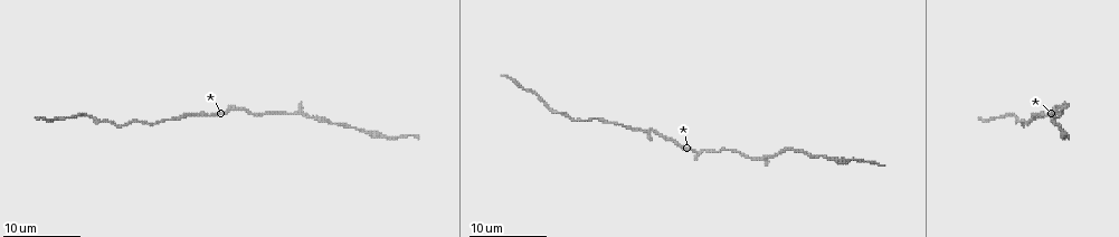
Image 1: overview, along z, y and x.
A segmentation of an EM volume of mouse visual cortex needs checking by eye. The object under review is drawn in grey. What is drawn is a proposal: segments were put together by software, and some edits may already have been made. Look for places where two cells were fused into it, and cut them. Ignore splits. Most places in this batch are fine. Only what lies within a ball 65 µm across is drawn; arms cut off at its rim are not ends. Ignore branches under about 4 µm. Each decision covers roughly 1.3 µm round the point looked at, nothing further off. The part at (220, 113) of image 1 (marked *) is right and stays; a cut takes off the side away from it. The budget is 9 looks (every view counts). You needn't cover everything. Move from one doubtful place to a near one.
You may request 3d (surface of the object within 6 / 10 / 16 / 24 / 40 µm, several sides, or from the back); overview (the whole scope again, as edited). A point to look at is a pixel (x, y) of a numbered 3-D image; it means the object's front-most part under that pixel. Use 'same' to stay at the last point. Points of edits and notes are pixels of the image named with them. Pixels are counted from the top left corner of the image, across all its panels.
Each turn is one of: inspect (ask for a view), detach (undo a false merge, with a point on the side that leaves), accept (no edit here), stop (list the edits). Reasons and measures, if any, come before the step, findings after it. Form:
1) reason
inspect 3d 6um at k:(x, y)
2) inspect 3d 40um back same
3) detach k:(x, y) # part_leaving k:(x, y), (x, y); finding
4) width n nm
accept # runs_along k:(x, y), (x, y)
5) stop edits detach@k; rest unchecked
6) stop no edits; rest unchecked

sudden change in width
inspect 3d 10um at 1:(1053, 109)

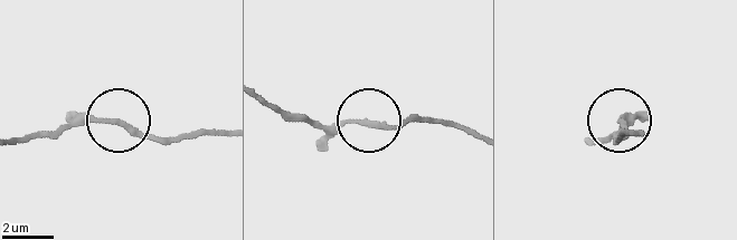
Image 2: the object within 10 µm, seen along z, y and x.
inspect 3d 6um at 2:(620, 123)

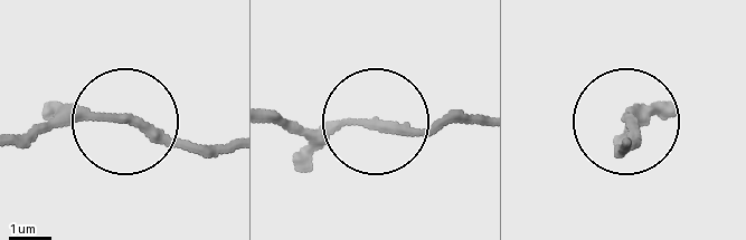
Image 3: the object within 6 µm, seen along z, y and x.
width 210 nm
accept # runs_along 3:(26, 140), (68, 122), (133, 122), (186, 143), (229, 143); continuous, no second cell

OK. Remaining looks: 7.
calibre changes
inspect 3d 16um at 1:(383, 136)

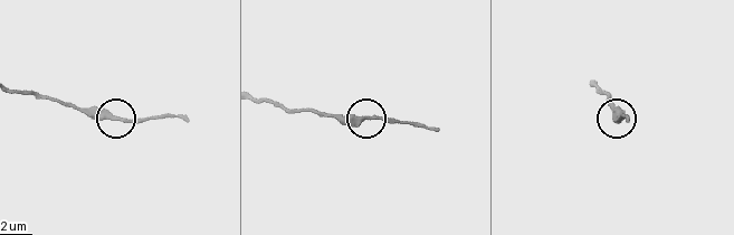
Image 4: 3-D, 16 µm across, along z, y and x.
inspect 3d 6um at 4:(370, 119)

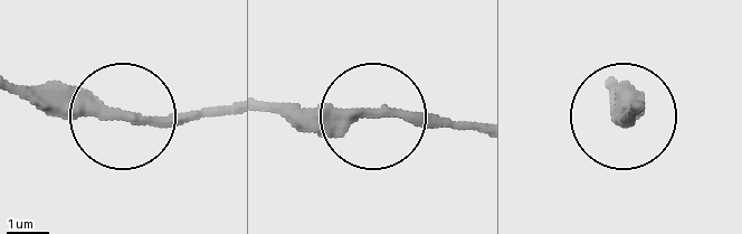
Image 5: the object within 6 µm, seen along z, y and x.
width 280 nm
accept # runs_along 5:(24, 84), (66, 84), (131, 115), (227, 115); one cell here

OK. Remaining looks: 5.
sudden change in width
inspect 3d 16um at 1:(325, 121)

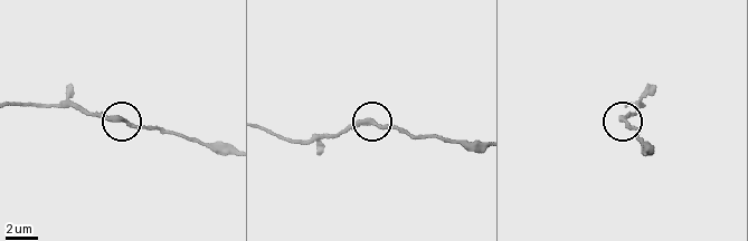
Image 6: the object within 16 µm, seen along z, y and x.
accept # runs_along 6:(15, 106), (79, 106), (131, 126), (158, 126); continuous, no second cell

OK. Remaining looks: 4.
thick turns thin
inspect 3d 10um at 1:(572, 120)

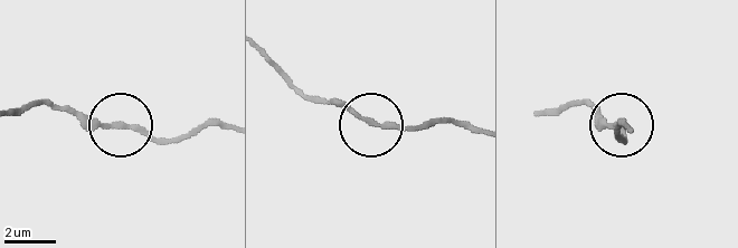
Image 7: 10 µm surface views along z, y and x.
other side
inspect 3d 10um back at 7:(374, 123)

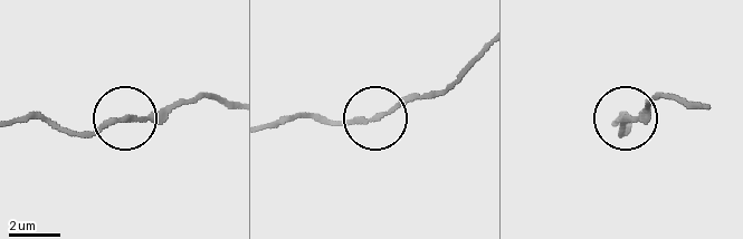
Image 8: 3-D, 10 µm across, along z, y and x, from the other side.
accept # all the same cell

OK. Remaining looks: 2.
stop no edits; rest unchecked

